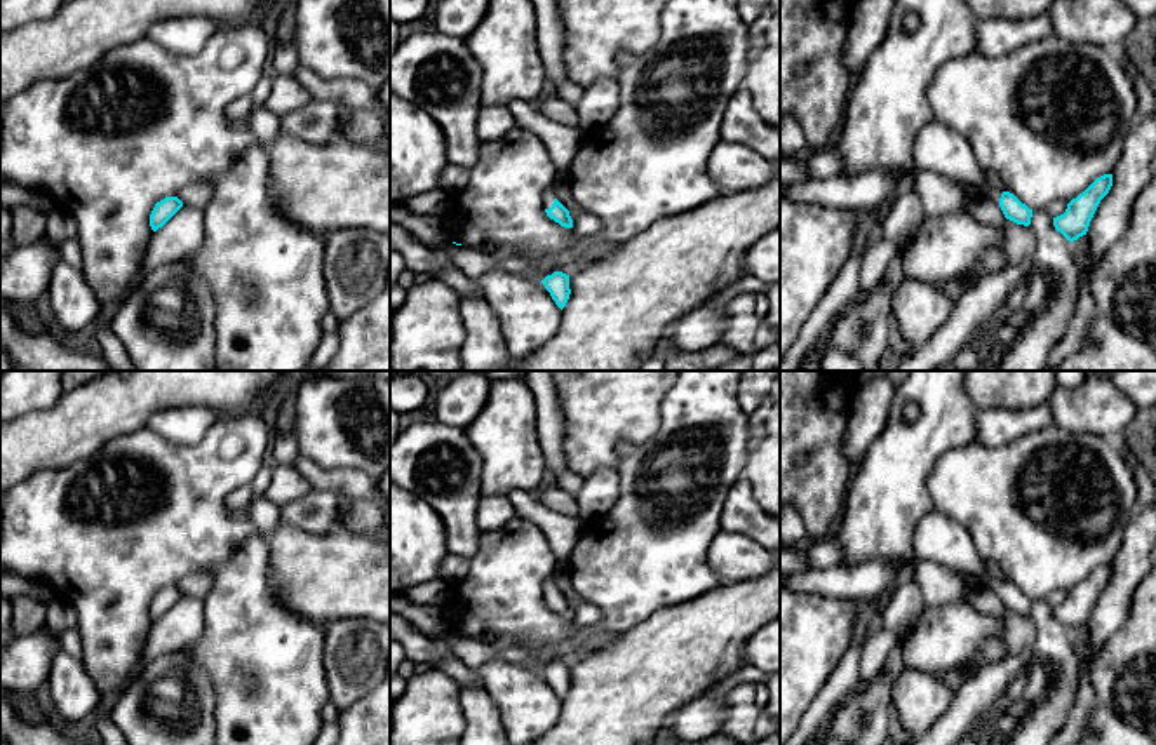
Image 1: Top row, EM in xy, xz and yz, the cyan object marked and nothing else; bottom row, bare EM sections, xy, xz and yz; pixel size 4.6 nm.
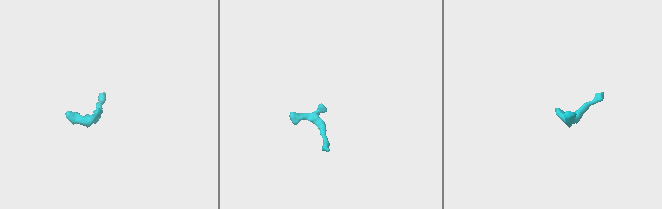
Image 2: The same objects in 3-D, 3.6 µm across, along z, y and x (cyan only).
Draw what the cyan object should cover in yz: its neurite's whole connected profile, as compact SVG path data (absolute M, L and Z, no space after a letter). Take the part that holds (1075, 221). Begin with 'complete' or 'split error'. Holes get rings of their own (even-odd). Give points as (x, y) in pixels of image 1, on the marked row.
complete | M1112 174L1097 178L1083 193L1067 204L1064 214L1053 218L1055 230L1060 232L1069 242L1086 235L1090 221L1111 186Z

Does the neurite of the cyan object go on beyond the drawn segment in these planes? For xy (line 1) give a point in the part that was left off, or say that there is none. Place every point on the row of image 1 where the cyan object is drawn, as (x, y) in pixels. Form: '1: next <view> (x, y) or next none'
1: next none

